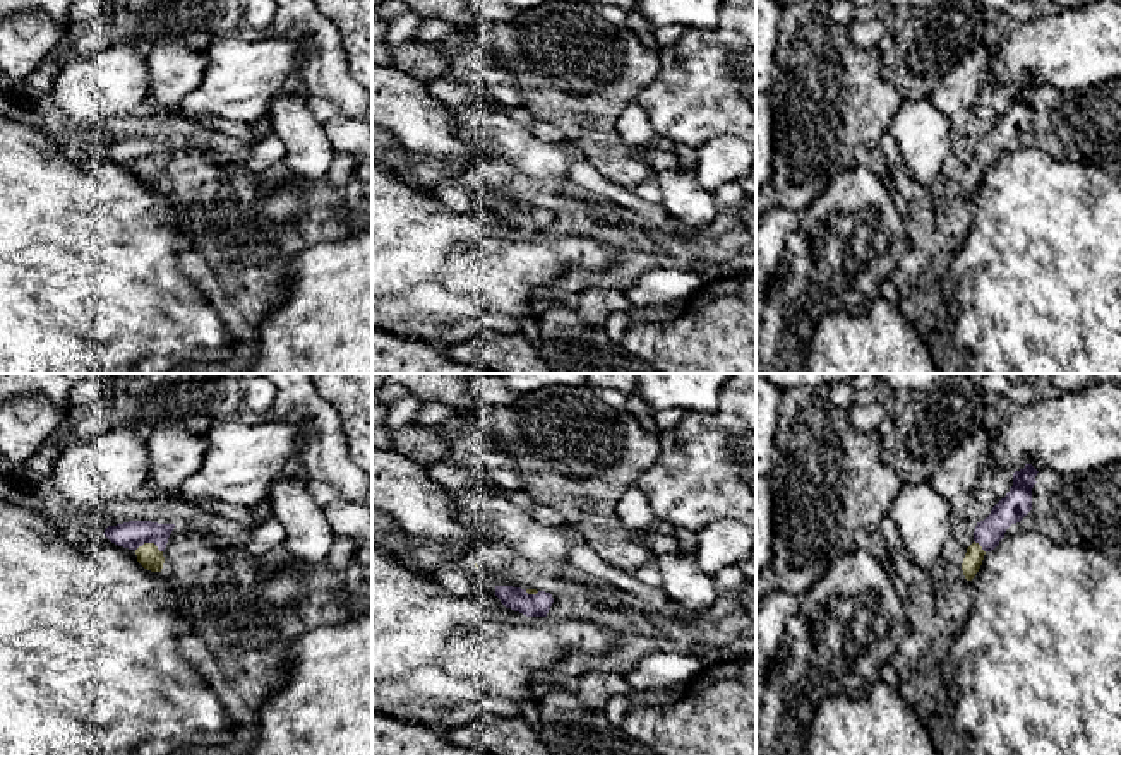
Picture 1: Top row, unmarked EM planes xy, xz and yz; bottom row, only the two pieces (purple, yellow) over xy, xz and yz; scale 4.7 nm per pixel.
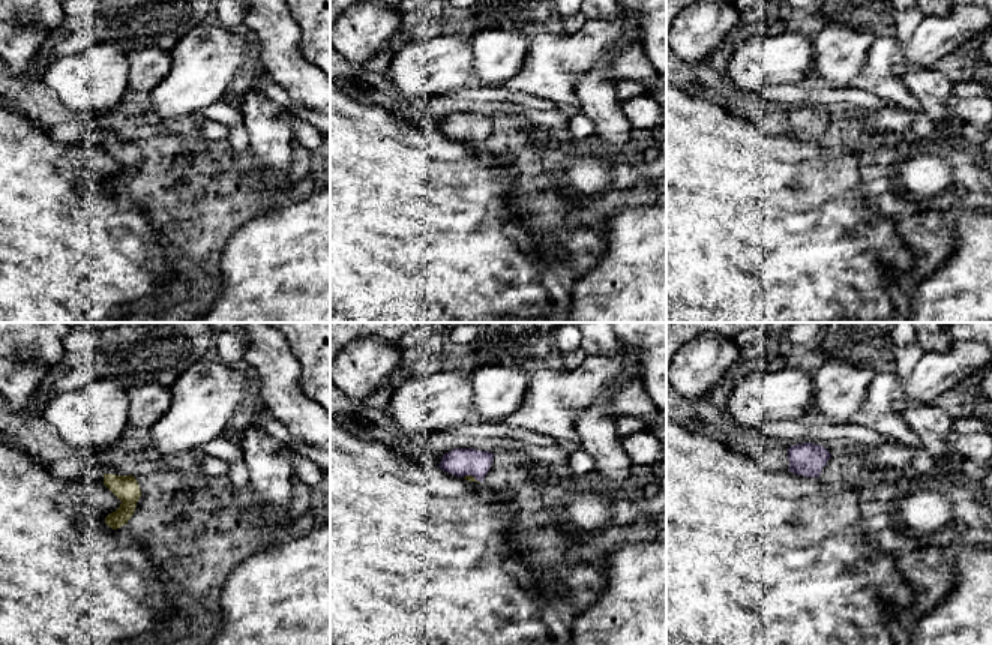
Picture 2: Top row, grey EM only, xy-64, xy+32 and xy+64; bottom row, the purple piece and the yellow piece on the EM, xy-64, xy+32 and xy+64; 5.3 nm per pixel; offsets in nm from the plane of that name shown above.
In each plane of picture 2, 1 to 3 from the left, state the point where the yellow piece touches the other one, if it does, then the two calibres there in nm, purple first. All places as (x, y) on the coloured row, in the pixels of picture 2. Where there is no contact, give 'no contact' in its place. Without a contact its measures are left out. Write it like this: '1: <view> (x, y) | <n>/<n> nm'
1: no contact
2: xy+32 (473, 476) | 150/30 nm
3: no contact

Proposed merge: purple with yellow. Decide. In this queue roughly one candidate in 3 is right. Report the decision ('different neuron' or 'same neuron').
same neuron

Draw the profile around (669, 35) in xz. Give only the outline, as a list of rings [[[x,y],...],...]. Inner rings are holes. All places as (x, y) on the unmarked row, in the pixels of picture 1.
[[[680,26],[655,27],[653,36],[660,48],[679,43],[689,29]]]

